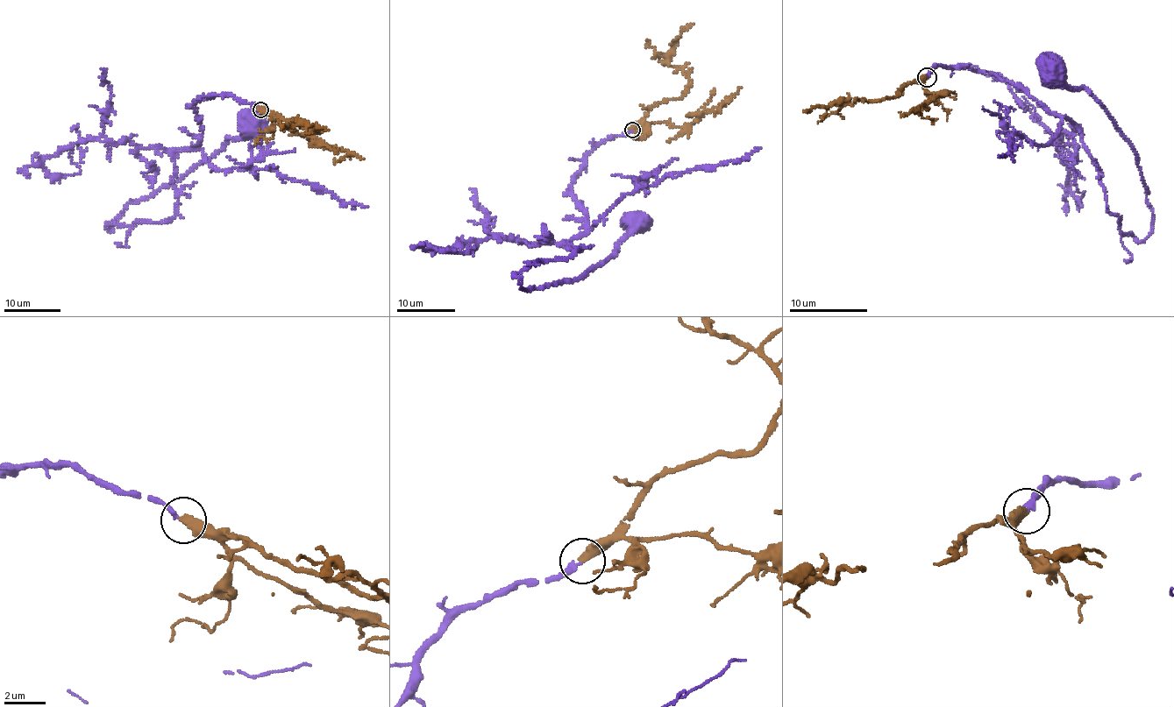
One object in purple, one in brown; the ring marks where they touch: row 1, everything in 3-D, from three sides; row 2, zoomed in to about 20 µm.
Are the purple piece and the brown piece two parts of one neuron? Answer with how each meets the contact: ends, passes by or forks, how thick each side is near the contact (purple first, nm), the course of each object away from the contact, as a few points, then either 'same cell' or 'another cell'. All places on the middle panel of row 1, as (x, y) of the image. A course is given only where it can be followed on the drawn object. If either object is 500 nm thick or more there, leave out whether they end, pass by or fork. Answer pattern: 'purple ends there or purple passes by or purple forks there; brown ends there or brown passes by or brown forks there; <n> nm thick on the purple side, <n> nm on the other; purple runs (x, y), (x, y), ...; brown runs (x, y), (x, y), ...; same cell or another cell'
purple ends there; brown ends there; 220 nm thick on the purple side, 480 nm on the other; purple runs (631, 130), (573, 177), (587, 229), (565, 243), (577, 250), (513, 274), (528, 291), (578, 279), (636, 223); brown runs (631, 129), (657, 103), (678, 100), (683, 95), (689, 78), (668, 62), (668, 53), (693, 24); same cell

